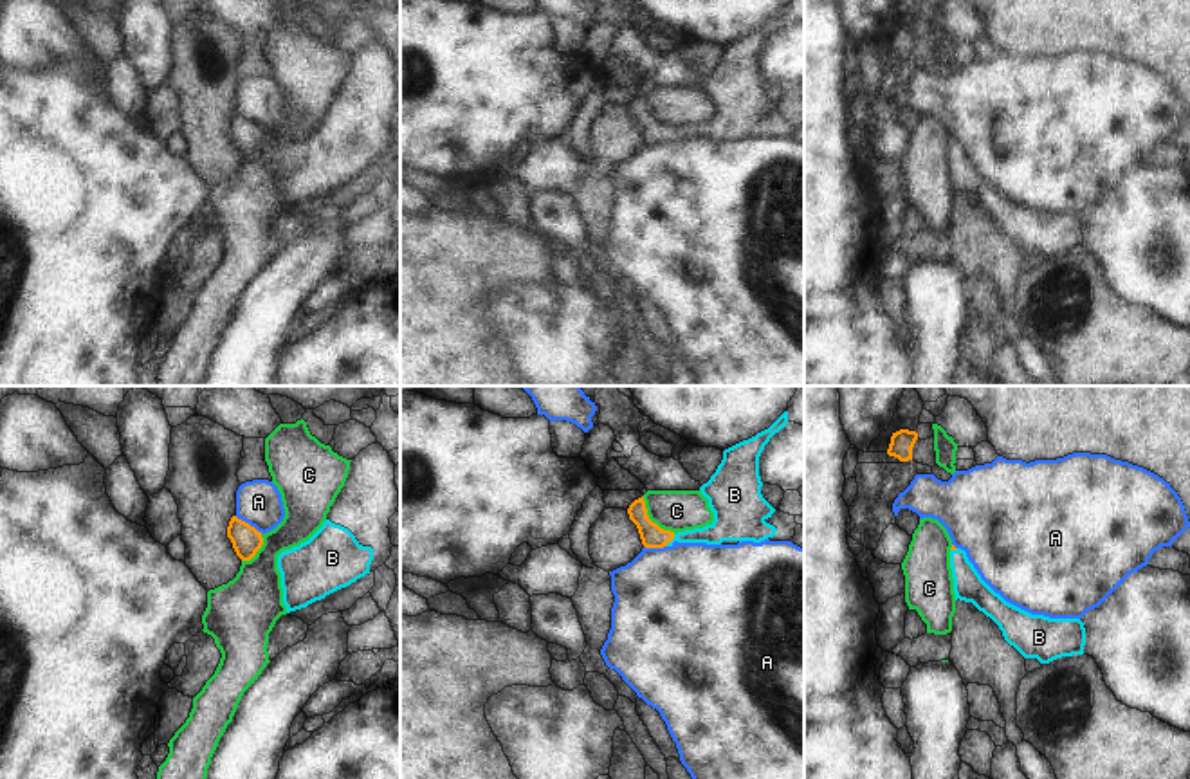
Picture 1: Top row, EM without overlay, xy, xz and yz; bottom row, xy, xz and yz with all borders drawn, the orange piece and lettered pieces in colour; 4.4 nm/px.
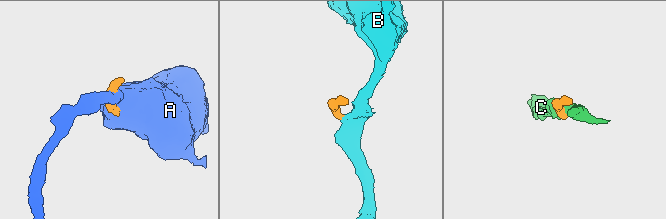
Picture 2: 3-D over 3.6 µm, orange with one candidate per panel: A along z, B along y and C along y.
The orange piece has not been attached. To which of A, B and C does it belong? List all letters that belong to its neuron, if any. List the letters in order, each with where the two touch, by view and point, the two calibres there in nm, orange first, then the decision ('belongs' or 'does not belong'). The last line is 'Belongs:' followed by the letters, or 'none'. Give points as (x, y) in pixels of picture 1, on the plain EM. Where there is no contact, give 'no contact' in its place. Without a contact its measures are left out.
A: contact xy (247, 119); calibres 130 and 200 nm; does not belong
B: contact xz (671, 136); calibres 100 and 130 nm; belongs
C: contact xz (649, 116); calibres 100 and 190 nm; does not belong
Belongs: B

